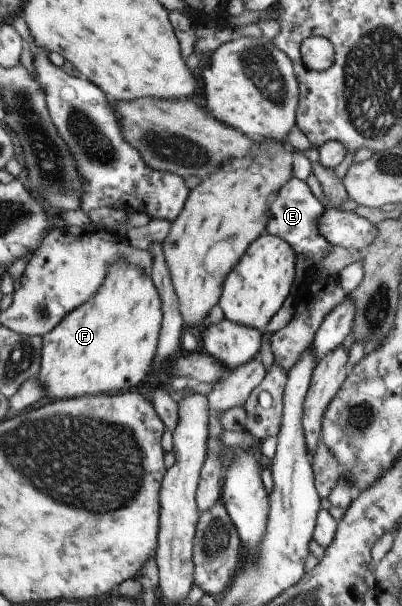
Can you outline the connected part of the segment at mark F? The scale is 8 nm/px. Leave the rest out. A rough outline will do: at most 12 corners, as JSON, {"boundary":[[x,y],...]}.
{"boundary":[[124,259],[41,336],[50,401],[120,393],[150,372],[150,273]]}

